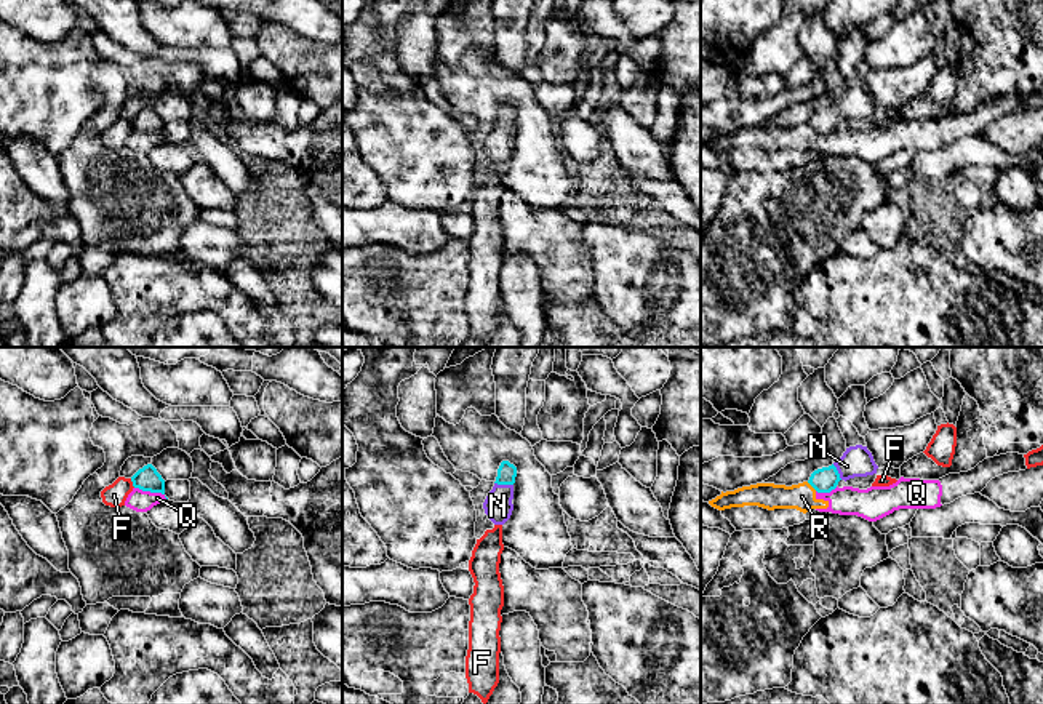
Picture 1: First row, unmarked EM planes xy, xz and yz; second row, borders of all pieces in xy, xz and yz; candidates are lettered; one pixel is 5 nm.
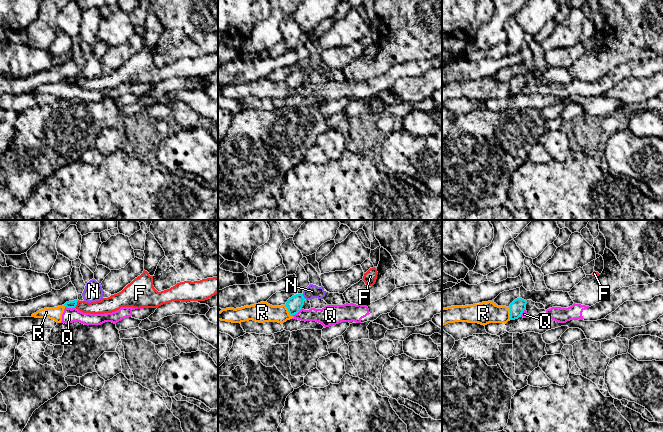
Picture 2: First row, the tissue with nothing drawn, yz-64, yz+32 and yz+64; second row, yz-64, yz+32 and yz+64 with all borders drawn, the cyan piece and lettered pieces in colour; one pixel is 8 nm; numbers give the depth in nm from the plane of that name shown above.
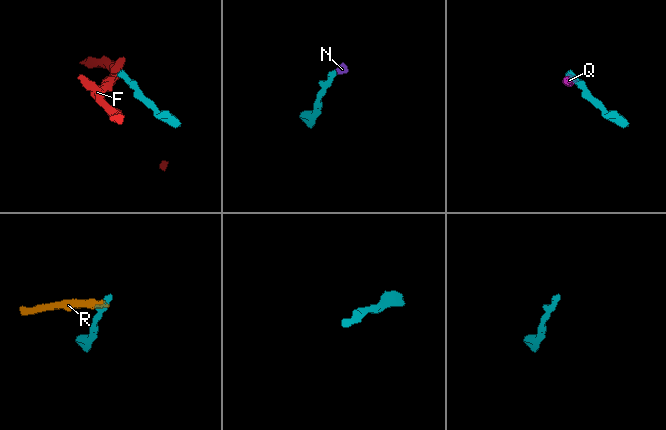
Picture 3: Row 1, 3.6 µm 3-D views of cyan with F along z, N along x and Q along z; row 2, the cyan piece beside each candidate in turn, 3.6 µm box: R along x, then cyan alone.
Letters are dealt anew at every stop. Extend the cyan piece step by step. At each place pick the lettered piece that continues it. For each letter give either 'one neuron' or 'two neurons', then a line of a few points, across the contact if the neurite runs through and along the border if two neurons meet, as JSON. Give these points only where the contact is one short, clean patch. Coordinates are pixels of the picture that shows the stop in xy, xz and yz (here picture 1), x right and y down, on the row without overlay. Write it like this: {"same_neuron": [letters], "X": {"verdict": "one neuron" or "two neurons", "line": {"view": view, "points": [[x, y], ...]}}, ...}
{"same_neuron": ["N"], "F": {"verdict": "two neurons", "line": {"view": "xy", "points": [[130, 120], [135, 128]]}}, "N": {"verdict": "one neuron", "line": {"view": "xz", "points": [[506, 116], [504, 125], [498, 148]]}}, "Q": {"verdict": "two neurons", "line": {"view": "xy", "points": [[135, 128], [144, 133], [160, 133], [167, 140]]}}, "R": {"verdict": "two neurons", "line": {"view": "yz", "points": [[807, 124], [816, 132]]}}}

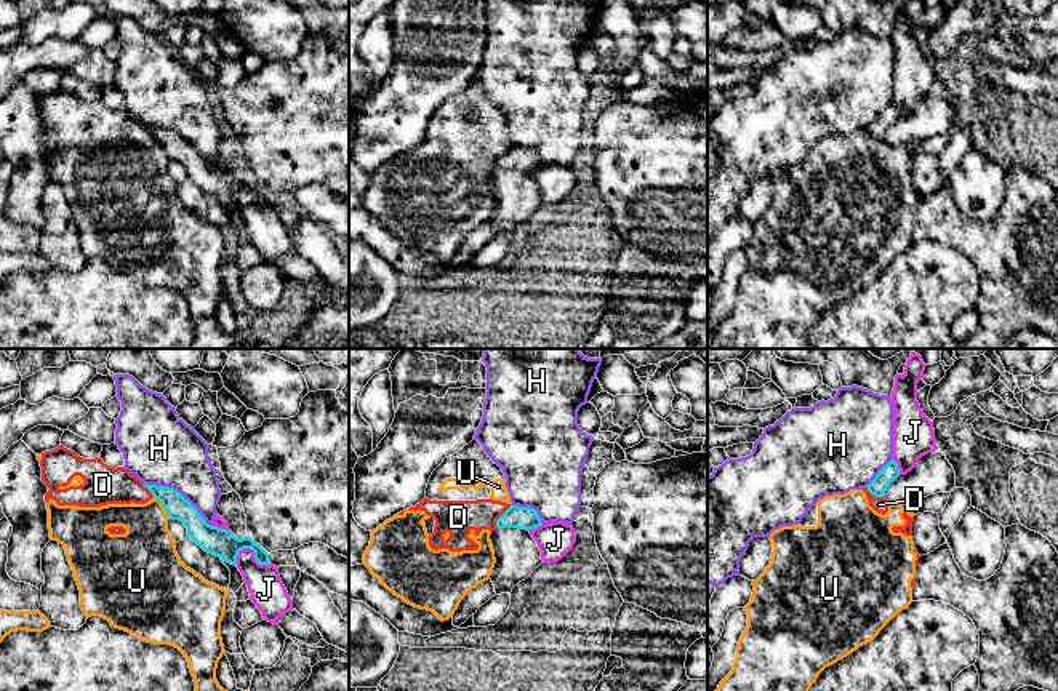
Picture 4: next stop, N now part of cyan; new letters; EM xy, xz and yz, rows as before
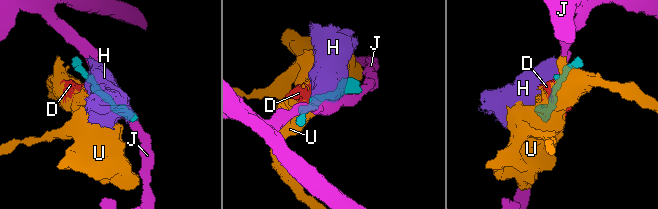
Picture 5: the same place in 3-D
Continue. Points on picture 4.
{"same_neuron": [], "D": {"verdict": "two neurons", "line": {"view": "xz", "points": [[511, 147], [496, 162], [495, 168]]}}, "H": {"verdict": "two neurons"}, "J": {"verdict": "two neurons"}, "U": {"verdict": "two neurons", "line": {"view": "xy", "points": [[154, 138], [170, 159]]}}}

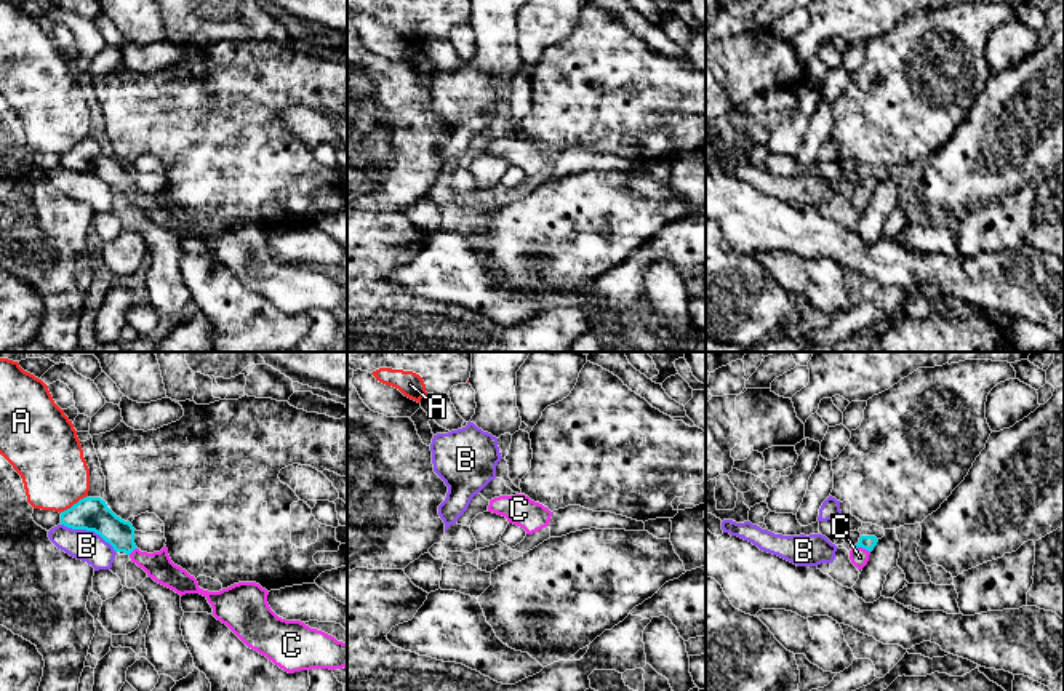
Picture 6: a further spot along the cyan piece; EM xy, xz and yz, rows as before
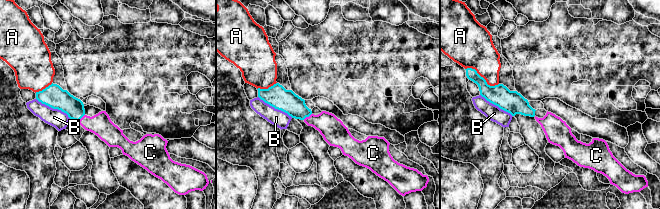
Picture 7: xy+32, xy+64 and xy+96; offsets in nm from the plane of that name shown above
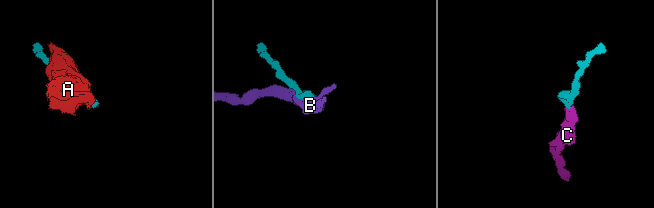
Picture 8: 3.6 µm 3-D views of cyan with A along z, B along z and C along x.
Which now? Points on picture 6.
{"same_neuron": ["C"], "A": {"verdict": "two neurons"}, "B": {"verdict": "two neurons", "line": {"view": "xy", "points": [[61, 165], [71, 170], [93, 171], [116, 194]]}}, "C": {"verdict": "one neuron", "line": {"view": "yz", "points": [[868, 184], [861, 187], [860, 199]]}}}

